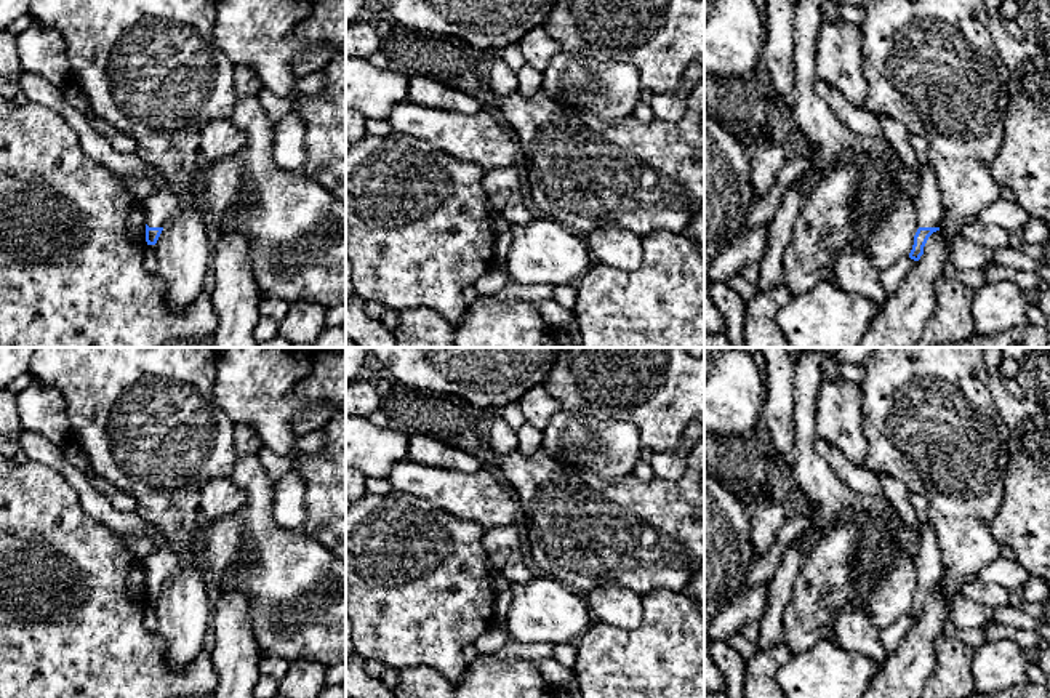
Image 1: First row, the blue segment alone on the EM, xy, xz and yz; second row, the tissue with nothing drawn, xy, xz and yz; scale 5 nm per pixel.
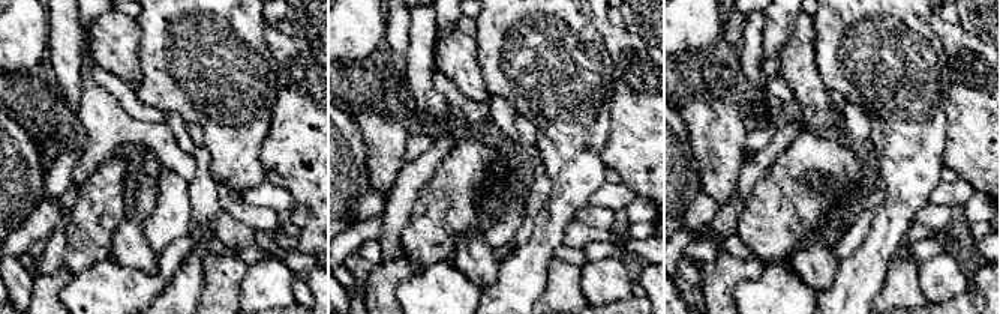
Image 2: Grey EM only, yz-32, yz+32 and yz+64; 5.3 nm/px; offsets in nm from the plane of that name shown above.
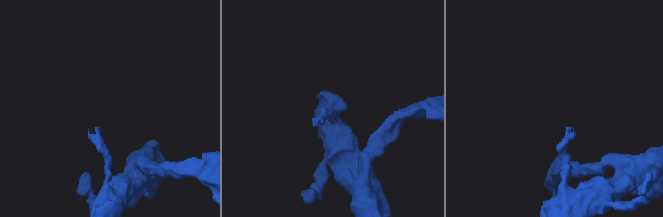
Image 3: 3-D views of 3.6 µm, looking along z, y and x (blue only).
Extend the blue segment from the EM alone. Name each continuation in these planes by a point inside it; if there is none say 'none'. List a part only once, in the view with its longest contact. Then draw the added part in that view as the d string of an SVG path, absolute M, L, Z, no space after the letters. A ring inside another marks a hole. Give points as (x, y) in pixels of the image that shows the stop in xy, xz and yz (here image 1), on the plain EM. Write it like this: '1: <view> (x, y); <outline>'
1: yz (929, 564); M930 522L917 525L920 533L920 549L914 559L917 586L940 586L944 564L938 551L935 530Z

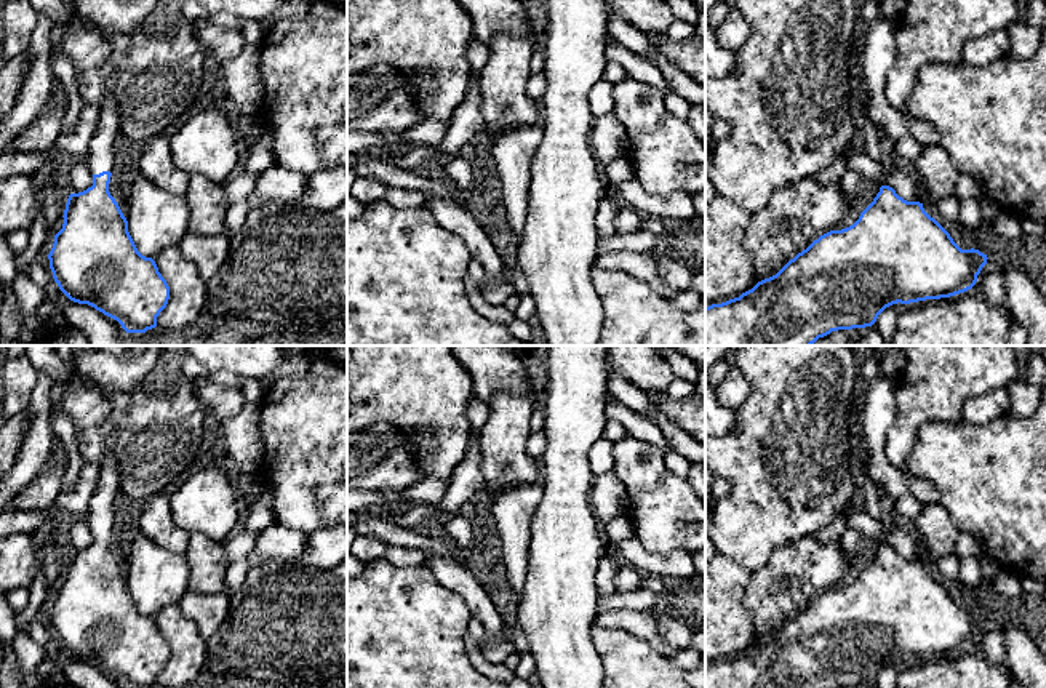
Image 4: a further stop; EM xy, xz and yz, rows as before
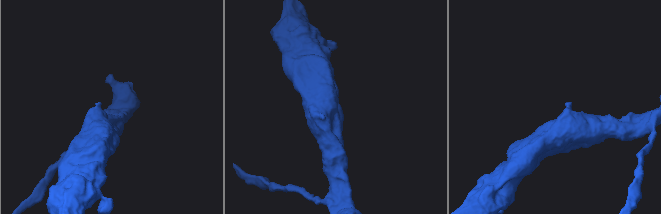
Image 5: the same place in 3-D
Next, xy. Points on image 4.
1: xy (99, 516); M114 434L107 438L104 461L99 466L99 482L85 514L85 520L91 533L112 530L114 525L114 504L115 496L120 491L118 470L114 456L115 438L117 437Z

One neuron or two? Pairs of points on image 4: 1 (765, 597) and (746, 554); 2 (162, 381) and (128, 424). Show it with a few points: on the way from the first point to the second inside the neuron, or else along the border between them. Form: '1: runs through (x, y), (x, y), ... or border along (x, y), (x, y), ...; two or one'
1: border along (779, 544), (770, 559), (750, 575); two
2: runs through (160, 392), (139, 413); one

